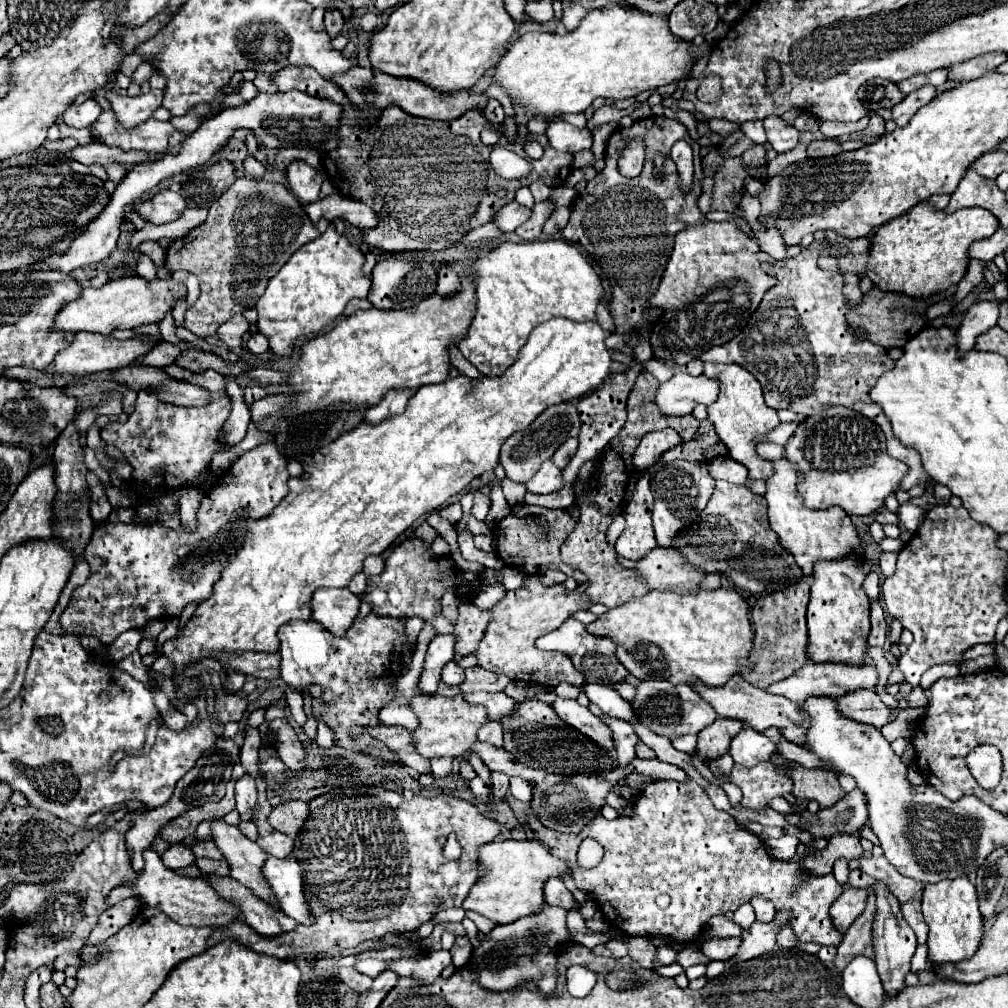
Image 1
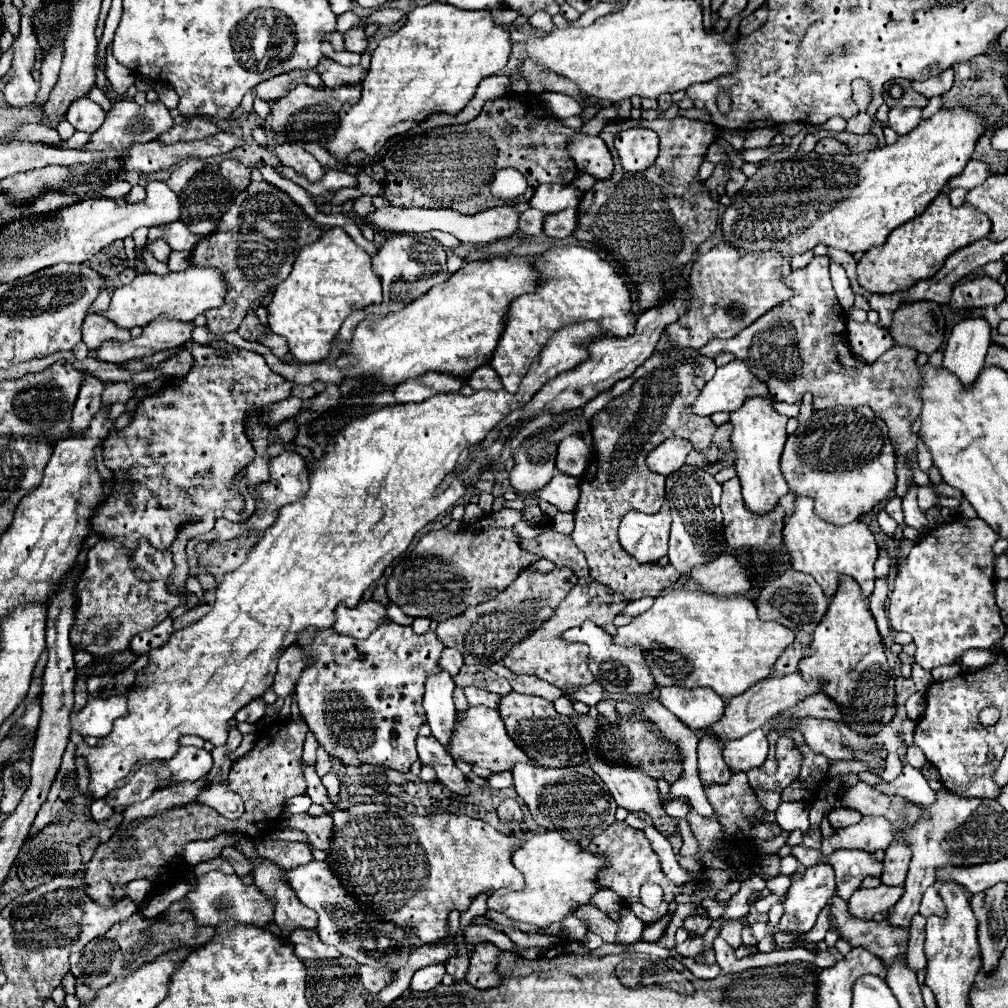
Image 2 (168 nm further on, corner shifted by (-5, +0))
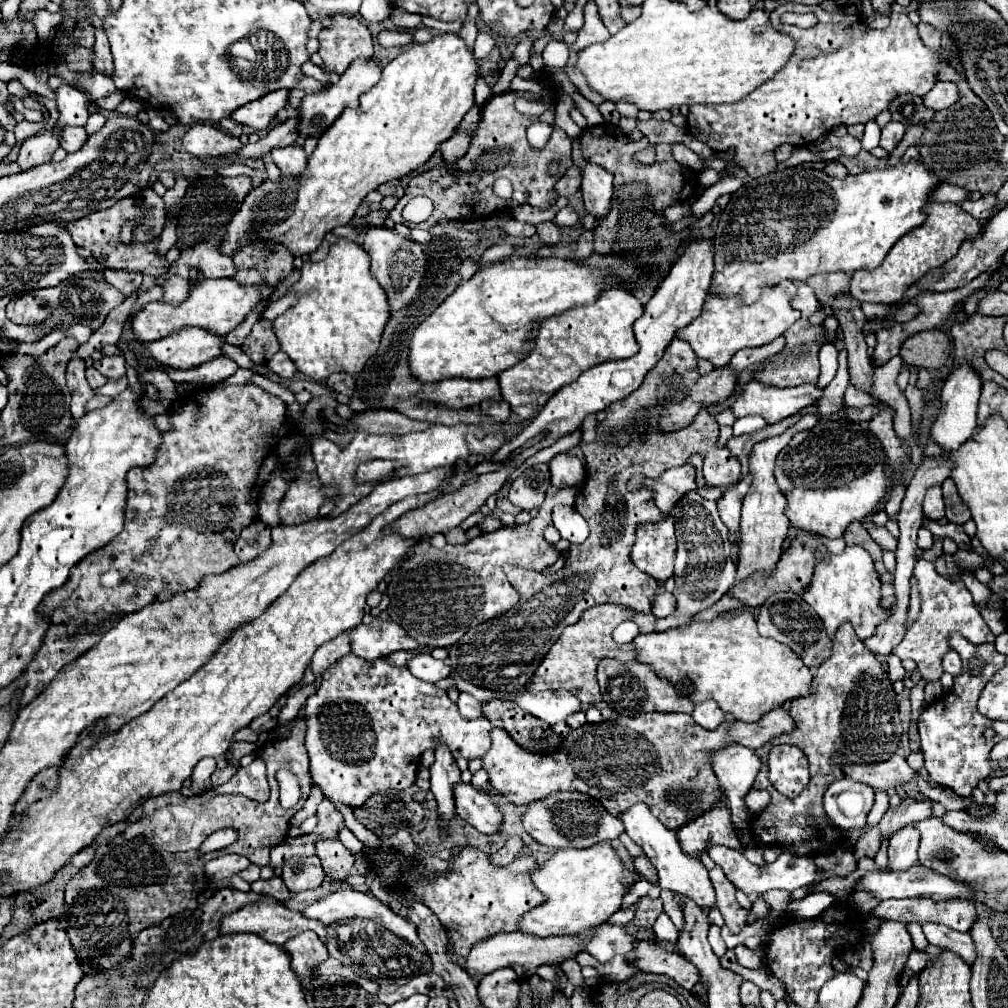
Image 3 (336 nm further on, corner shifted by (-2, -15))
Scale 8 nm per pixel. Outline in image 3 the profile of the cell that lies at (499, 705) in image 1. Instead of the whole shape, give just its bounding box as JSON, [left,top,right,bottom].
[457,693,481,719]

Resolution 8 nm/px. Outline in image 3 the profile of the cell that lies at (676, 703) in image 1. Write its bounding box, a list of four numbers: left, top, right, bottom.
[693,701,727,729]

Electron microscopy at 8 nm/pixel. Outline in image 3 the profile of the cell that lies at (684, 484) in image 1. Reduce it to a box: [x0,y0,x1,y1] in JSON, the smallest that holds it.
[657,491,735,631]

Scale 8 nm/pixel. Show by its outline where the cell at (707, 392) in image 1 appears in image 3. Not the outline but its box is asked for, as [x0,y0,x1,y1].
[731,383,823,425]

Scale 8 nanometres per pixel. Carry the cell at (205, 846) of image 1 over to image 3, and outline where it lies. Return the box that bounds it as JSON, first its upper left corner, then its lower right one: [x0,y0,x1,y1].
[251,877,291,903]

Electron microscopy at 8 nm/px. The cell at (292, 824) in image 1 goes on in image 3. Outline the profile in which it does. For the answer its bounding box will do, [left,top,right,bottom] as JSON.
[317,839,355,879]

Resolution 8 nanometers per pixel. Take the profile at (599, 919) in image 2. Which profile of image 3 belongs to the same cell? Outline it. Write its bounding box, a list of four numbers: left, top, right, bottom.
[633,941,701,991]

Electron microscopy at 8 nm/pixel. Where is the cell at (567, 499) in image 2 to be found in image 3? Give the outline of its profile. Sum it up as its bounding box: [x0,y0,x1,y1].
[551,505,589,543]

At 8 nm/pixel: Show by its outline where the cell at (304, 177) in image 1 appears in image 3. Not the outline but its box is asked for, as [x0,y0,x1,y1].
[271,145,307,175]

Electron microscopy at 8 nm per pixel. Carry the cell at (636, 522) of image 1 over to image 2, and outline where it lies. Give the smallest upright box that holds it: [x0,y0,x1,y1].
[618,502,670,562]

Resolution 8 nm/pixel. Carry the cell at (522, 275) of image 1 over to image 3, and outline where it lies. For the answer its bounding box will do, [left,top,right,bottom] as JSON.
[499,289,643,421]

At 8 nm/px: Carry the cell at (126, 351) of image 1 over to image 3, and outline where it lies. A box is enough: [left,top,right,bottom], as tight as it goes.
[145,327,225,369]

